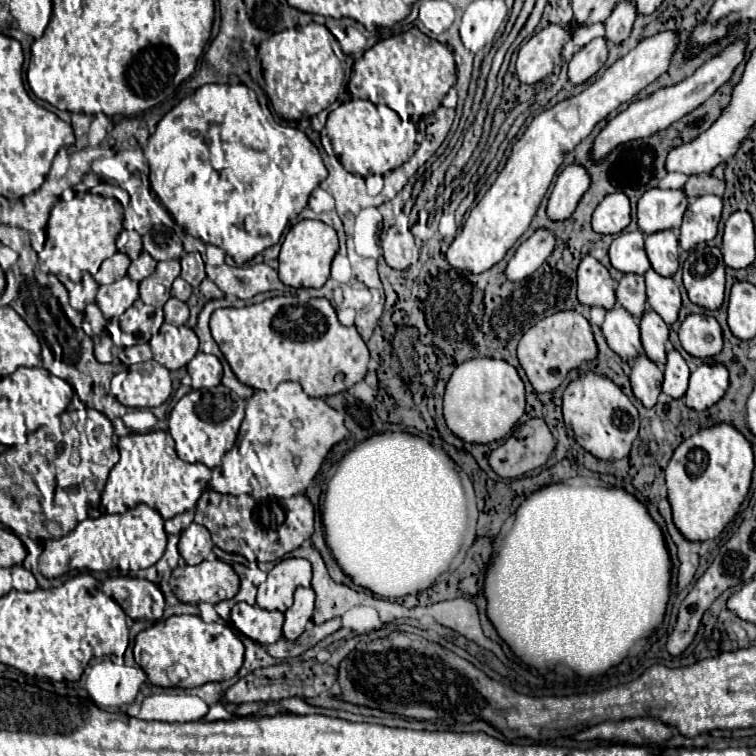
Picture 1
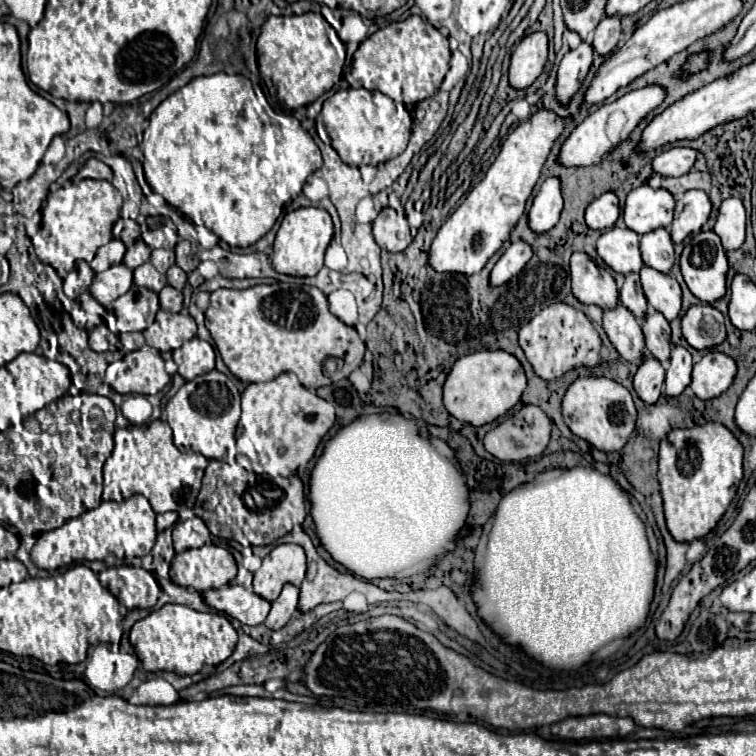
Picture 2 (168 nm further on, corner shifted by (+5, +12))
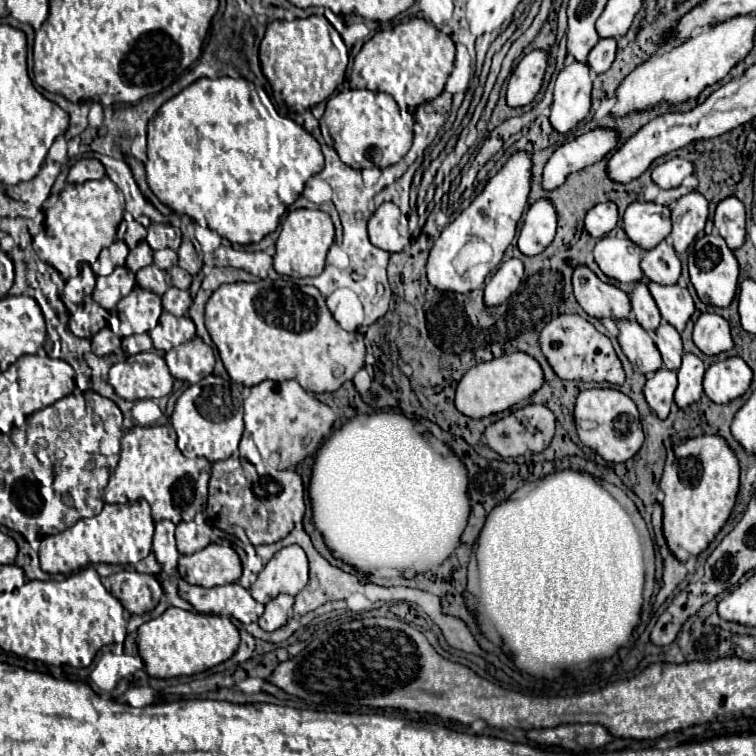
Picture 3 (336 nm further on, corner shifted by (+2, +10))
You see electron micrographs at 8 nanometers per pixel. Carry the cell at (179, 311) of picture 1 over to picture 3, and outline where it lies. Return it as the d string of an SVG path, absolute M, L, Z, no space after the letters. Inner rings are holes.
M173 286L161 298L163 298L163 310L171 312L173 316L183 316L191 304L189 292L173 288Z

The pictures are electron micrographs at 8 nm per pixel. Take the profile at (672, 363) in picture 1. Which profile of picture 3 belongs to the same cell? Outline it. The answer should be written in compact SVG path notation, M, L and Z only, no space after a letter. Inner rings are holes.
M683 354L681 368L677 370L679 384L675 390L675 404L679 408L685 408L699 400L699 396L703 394L703 386L701 386L703 372L705 372L705 366L695 354Z

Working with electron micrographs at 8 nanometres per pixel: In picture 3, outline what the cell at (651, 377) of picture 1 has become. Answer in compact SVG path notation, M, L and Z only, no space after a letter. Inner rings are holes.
M659 368L651 378L647 378L643 392L647 404L657 412L659 418L667 418L669 408L673 404L675 388L677 388L677 374L673 370Z

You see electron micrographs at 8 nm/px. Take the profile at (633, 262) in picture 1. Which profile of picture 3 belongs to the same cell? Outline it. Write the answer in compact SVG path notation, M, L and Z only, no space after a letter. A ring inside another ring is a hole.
M611 231L597 242L593 256L603 274L627 284L643 278L643 270L639 266L641 252L643 250L631 242L625 232L615 236Z

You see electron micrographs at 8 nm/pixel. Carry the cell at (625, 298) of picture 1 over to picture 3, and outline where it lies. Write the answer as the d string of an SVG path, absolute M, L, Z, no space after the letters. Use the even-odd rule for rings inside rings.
M637 282L633 292L629 294L629 298L631 298L631 308L635 312L637 322L647 332L653 332L659 326L659 322L661 322L661 314L657 310L657 304L653 302L653 296L649 294L647 286L643 282Z

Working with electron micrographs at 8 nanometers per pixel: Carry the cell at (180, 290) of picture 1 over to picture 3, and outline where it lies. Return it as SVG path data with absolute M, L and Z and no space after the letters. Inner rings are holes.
M173 266L167 274L171 276L171 284L173 284L175 288L183 288L183 290L187 290L187 288L191 286L191 274L189 274L189 272L185 272L183 268Z

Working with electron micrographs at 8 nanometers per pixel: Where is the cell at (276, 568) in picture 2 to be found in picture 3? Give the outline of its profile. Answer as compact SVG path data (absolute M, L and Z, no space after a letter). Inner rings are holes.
M297 544L287 546L267 562L249 592L261 604L267 604L279 594L295 596L307 584L307 570L307 556L303 548Z

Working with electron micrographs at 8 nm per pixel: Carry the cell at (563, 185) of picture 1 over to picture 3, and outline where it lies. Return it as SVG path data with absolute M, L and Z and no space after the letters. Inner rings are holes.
M541 198L535 204L531 204L519 236L519 250L527 256L535 256L541 250L545 250L555 238L557 220L559 216L551 200Z

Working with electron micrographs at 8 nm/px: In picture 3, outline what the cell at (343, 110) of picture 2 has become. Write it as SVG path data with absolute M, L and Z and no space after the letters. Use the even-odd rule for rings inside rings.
M371 90L339 92L337 96L327 100L323 118L327 122L339 158L355 170L371 168L373 164L379 168L387 168L399 162L409 152L413 142L411 124L407 124L401 118L397 102L393 102L393 98L389 98L389 94L383 92Z

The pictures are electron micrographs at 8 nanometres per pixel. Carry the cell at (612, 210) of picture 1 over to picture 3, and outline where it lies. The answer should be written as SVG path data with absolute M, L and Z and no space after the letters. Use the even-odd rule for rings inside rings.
M613 202L597 204L585 216L585 228L595 238L605 236L615 226L617 226L617 206Z

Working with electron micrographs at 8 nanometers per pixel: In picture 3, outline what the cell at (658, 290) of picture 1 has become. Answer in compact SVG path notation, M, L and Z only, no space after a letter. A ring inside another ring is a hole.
M649 282L649 292L661 312L661 316L675 326L679 332L683 332L687 320L695 312L695 304L687 288L681 288L679 284L663 286L657 282Z

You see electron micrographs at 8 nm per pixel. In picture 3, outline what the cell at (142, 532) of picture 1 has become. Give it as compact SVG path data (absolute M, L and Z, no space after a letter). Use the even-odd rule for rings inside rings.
M135 500L127 504L105 504L103 512L93 516L93 518L81 518L77 524L71 528L55 534L55 536L45 536L41 540L39 548L39 560L41 560L41 570L47 574L71 574L77 572L85 566L105 562L105 564L137 564L151 552L151 542L153 542L153 530L155 522L151 518L151 508L145 500Z

